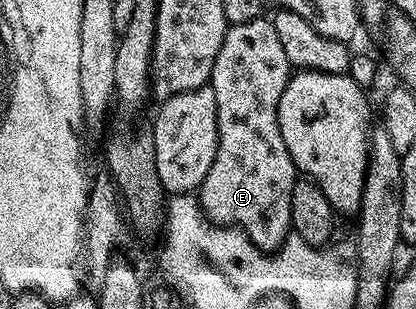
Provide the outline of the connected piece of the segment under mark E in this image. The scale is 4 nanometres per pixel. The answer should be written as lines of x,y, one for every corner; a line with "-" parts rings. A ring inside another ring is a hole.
271,17
229,25
210,79
216,105
216,155
198,197
211,222
243,230
265,252
278,249
292,230
290,196
298,171
286,152
282,128
278,128
278,100
282,100
289,77
286,52
282,52

